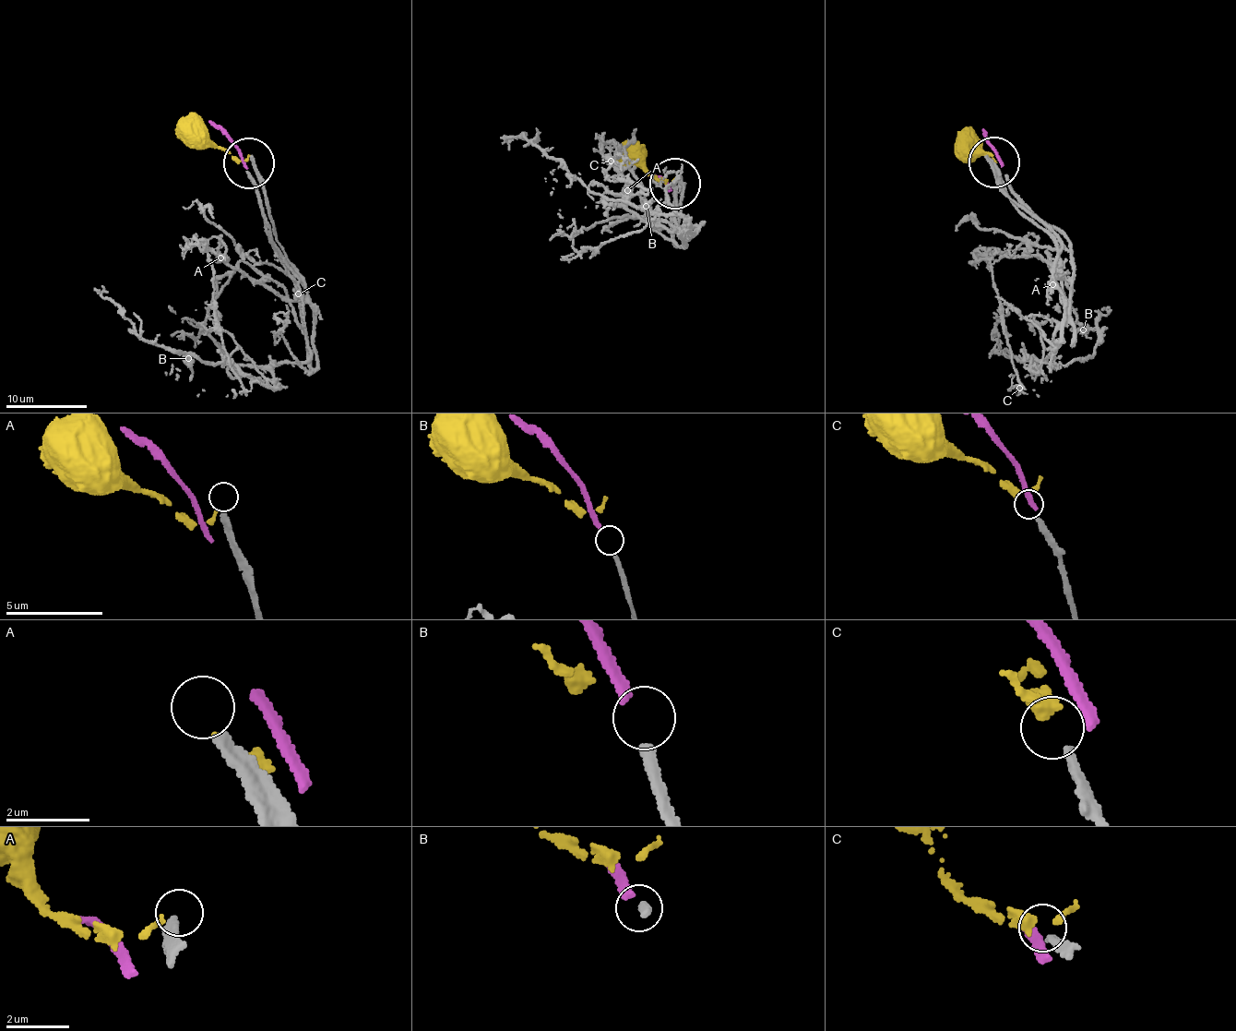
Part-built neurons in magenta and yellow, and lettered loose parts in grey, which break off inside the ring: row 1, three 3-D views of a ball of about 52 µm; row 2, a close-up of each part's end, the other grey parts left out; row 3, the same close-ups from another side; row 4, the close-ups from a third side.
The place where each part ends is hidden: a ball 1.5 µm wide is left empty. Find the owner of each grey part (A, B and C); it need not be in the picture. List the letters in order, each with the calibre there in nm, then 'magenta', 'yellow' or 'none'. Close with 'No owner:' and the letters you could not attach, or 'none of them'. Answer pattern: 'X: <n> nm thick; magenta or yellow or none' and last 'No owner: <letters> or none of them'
A: 280 nm thick; none
B: 260 nm thick; magenta
C: 240 nm thick; yellow
No owner: A

